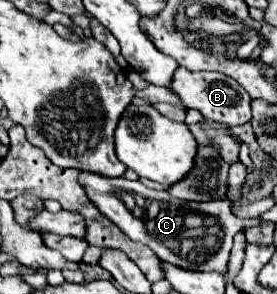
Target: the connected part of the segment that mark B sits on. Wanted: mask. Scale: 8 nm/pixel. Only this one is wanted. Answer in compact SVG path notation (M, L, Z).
M181 66L173 78L173 90L177 92L177 96L183 100L183 104L187 108L199 110L207 120L227 124L229 128L247 124L251 120L249 94L245 94L245 90L233 78L229 78L221 72L191 72Z

